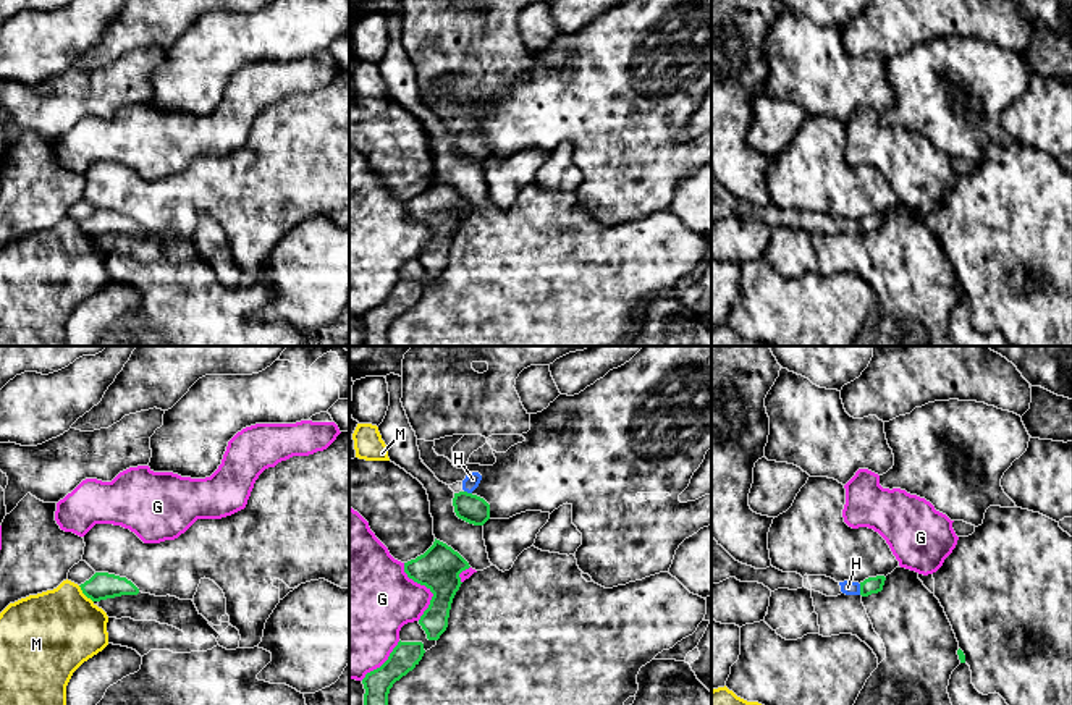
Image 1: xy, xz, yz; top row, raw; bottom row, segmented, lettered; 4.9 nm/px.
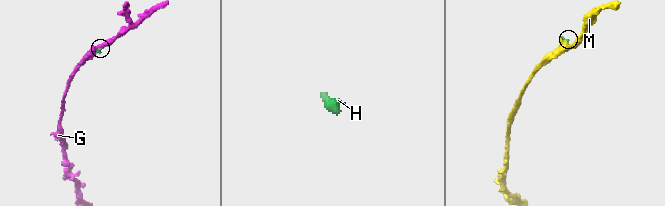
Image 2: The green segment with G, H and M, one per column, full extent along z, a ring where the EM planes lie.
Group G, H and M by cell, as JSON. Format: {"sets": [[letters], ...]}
{"sets": [["G"], ["H"], ["M"]]}

